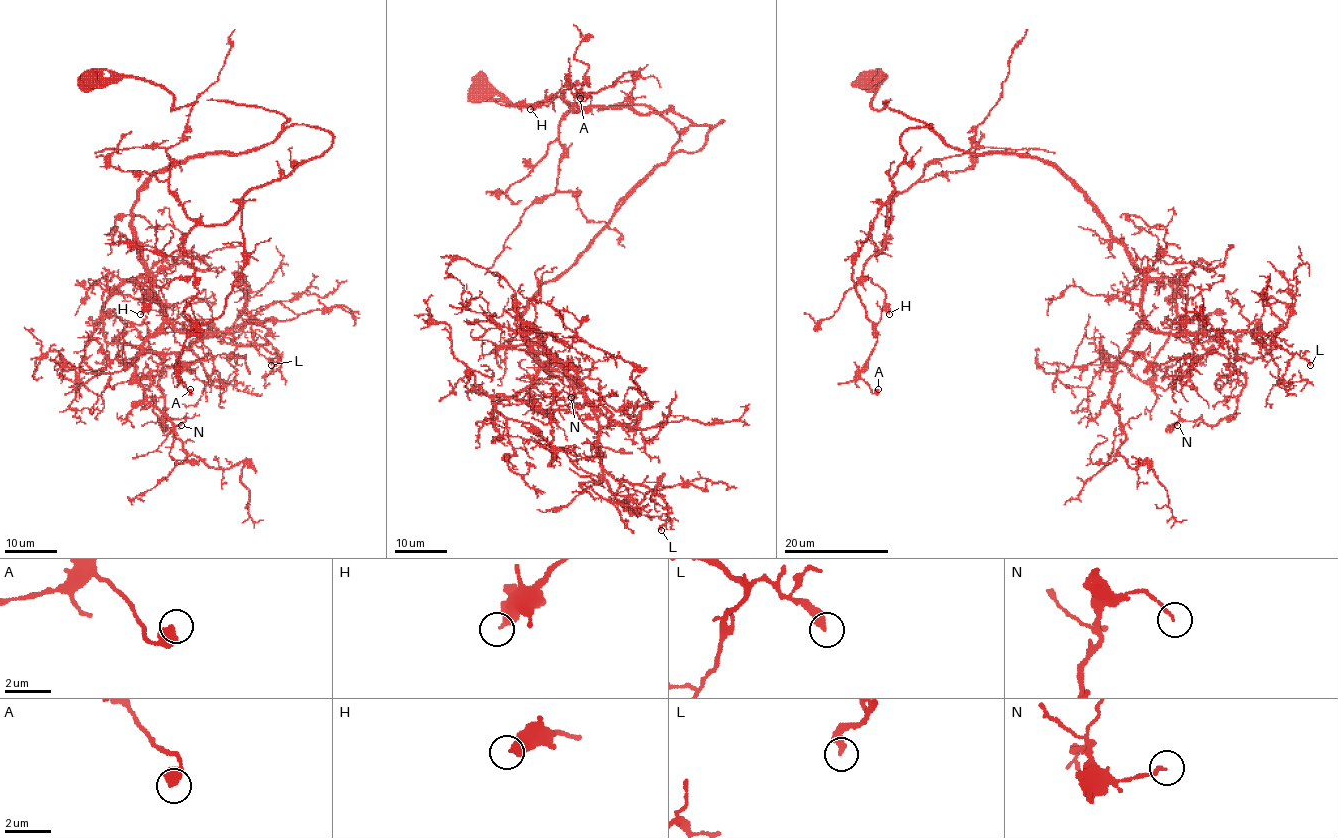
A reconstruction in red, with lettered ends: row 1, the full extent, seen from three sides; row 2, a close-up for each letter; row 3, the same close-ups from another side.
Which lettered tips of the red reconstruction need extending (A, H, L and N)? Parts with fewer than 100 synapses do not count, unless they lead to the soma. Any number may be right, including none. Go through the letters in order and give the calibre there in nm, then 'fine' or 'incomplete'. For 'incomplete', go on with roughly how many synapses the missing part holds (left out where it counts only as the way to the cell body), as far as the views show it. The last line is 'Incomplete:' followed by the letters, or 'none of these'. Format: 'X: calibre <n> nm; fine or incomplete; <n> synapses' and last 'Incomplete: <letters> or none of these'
A: calibre 550 nm; fine
H: calibre 400 nm; fine
L: calibre 360 nm; fine
N: calibre 130 nm; fine
Incomplete: none of these

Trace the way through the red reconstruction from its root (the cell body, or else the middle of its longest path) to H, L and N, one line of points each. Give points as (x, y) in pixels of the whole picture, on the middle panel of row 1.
H: (481, 91), (652, 106), (679, 135), (674, 152), (697, 152), (722, 121), (580, 108), (584, 83), (530, 109)
L: (481, 91), (646, 105), (679, 135), (522, 312), (534, 355), (596, 417), (599, 464), (665, 502), (661, 530)
N: (481, 91), (646, 105), (679, 135), (529, 302), (538, 374), (492, 404), (549, 465), (551, 401), (571, 397)

